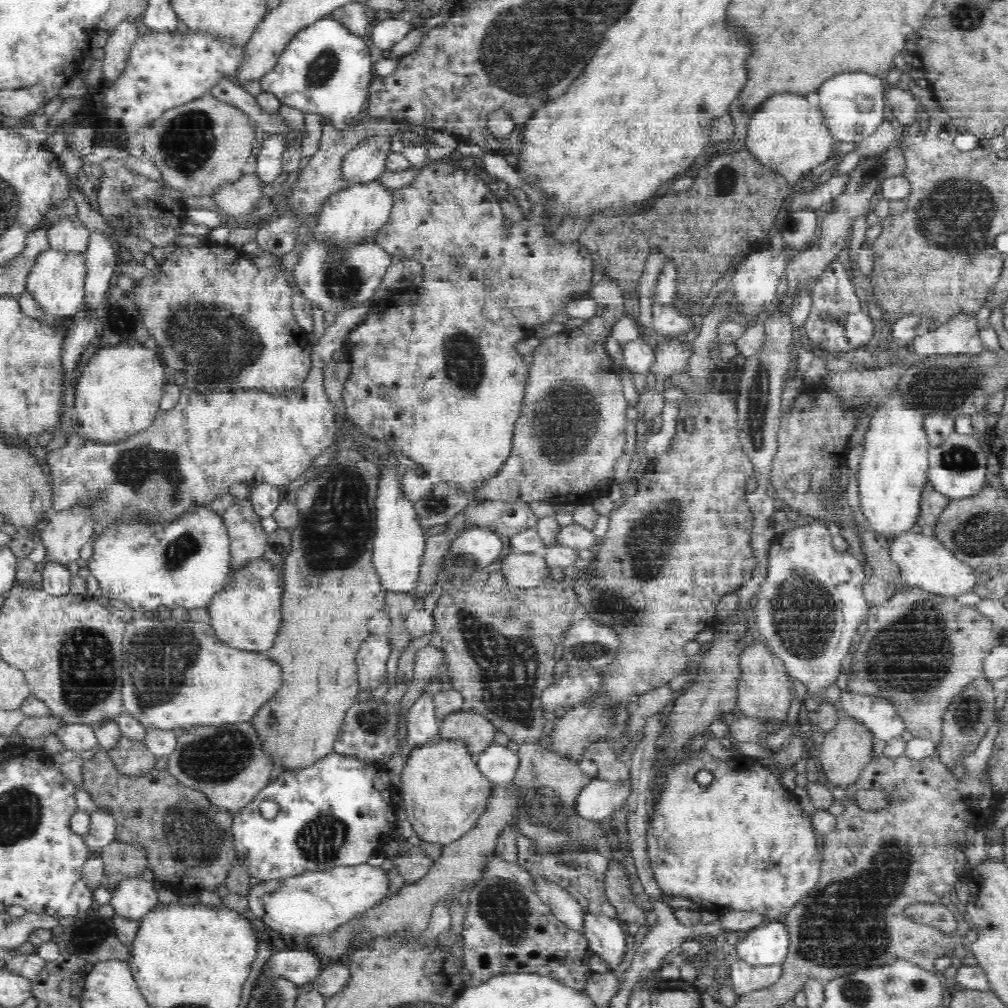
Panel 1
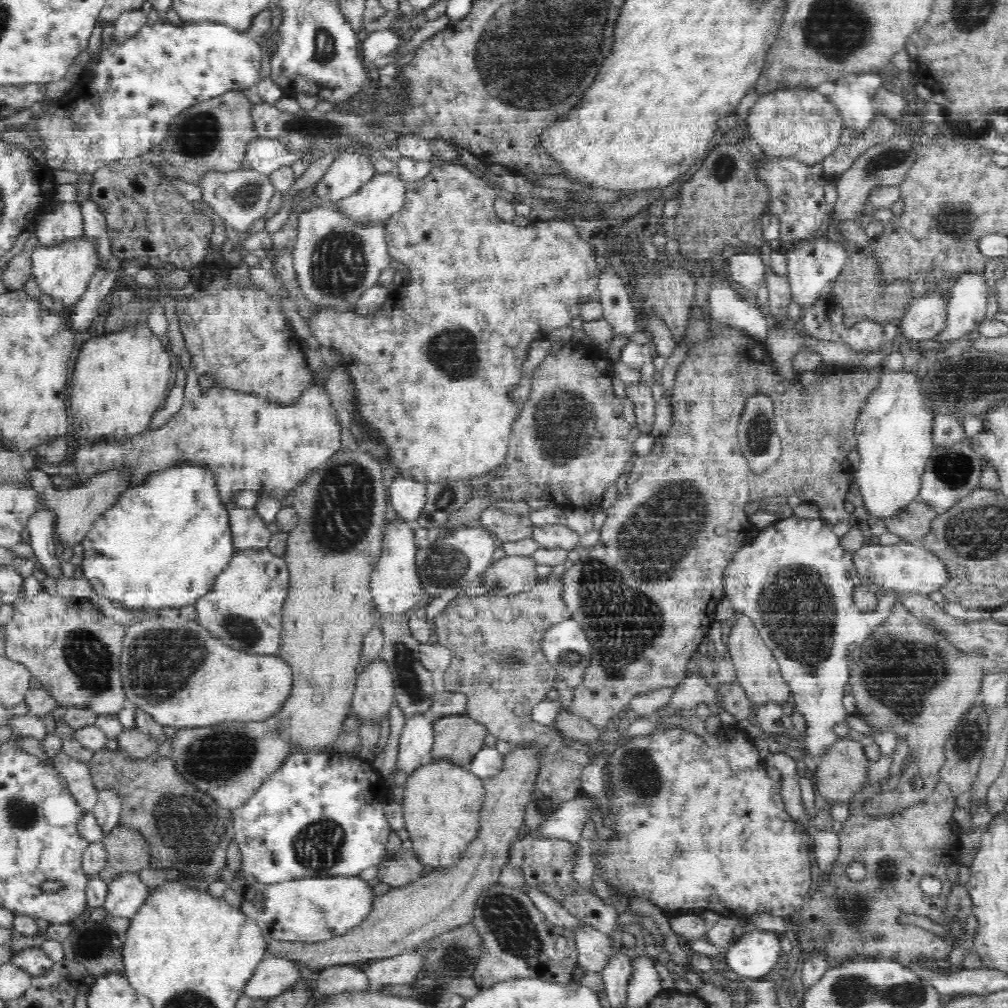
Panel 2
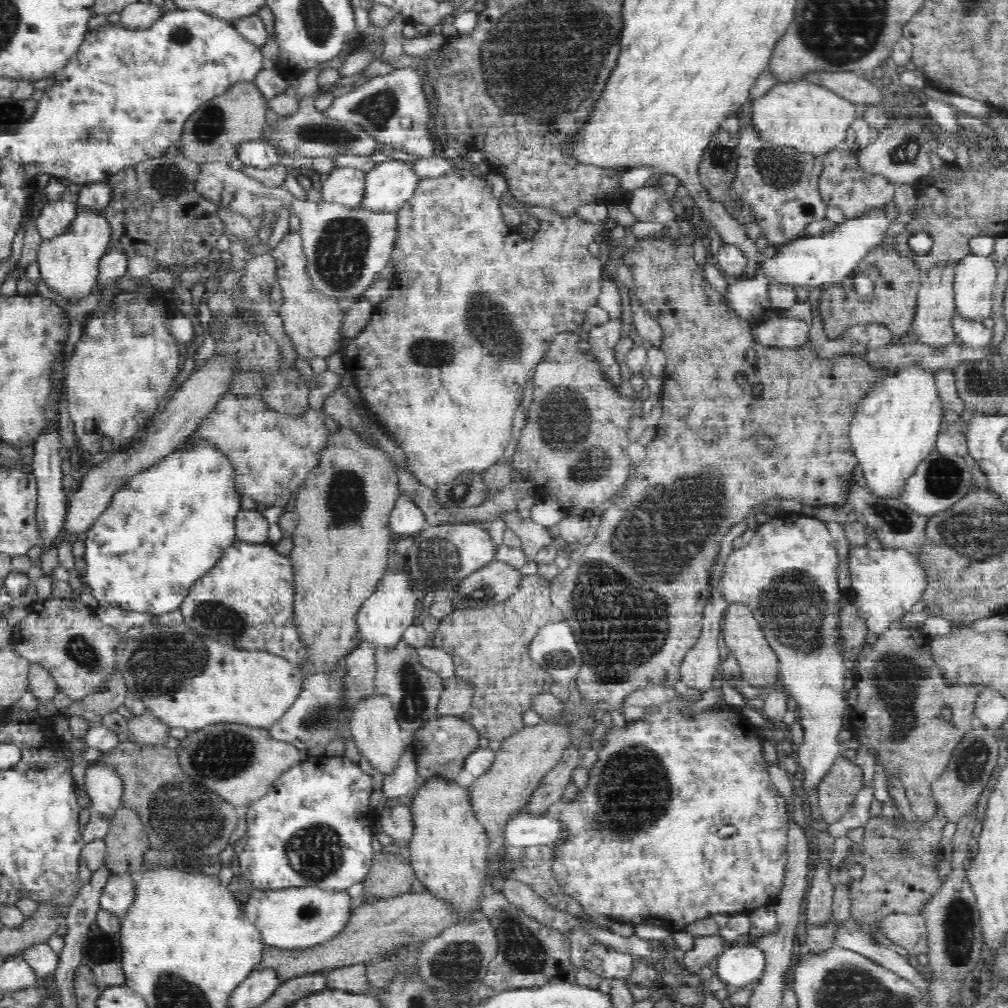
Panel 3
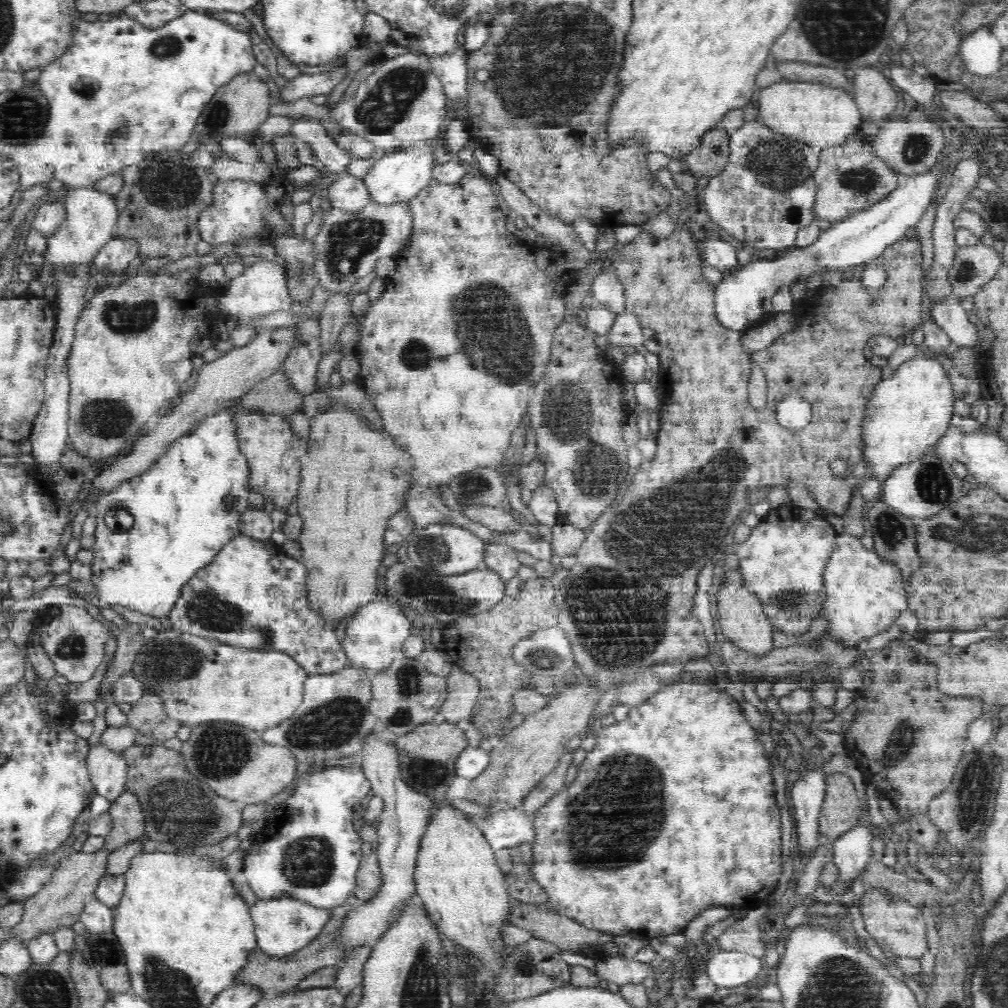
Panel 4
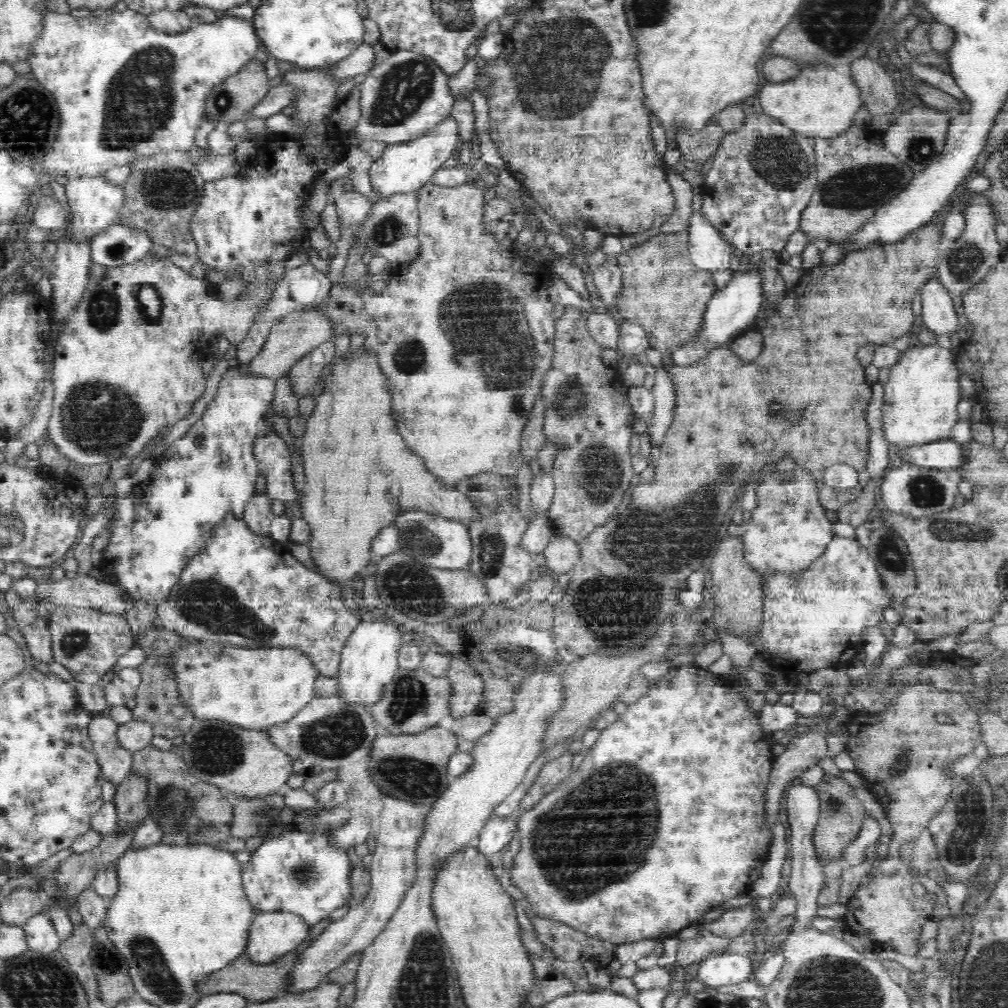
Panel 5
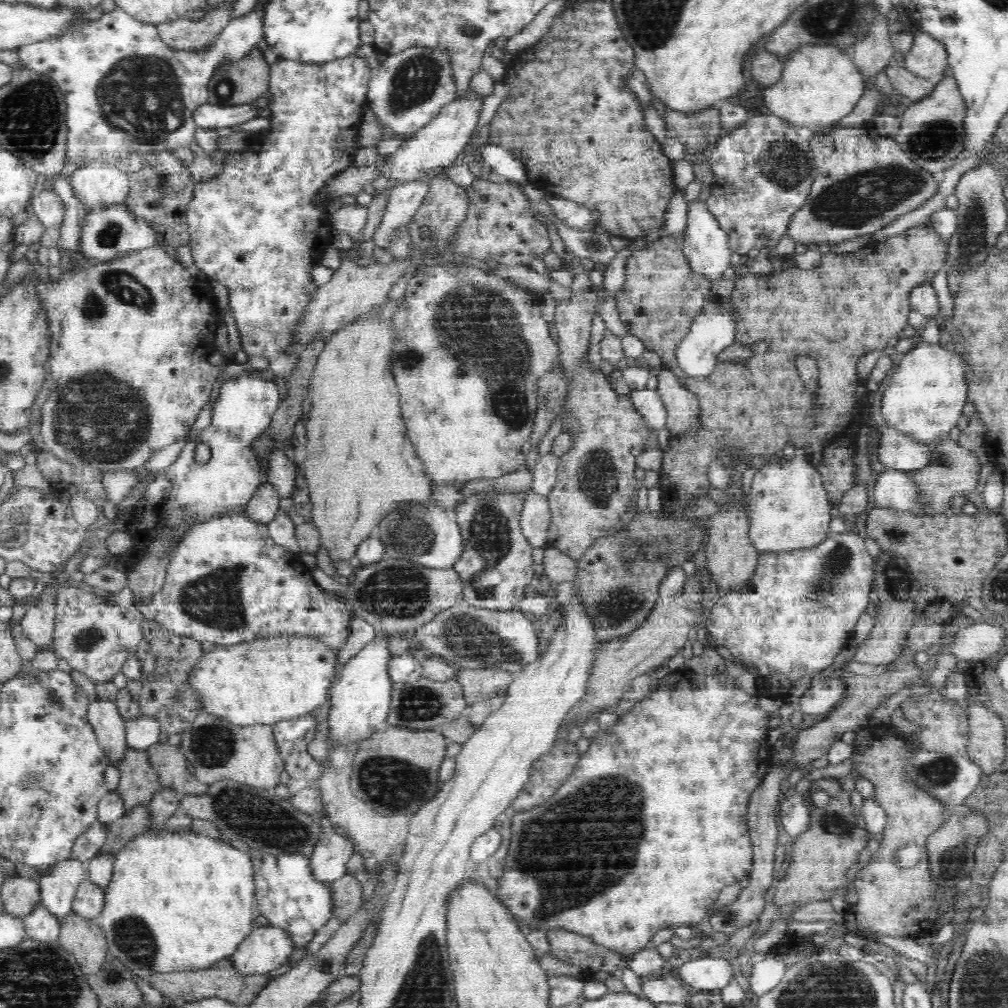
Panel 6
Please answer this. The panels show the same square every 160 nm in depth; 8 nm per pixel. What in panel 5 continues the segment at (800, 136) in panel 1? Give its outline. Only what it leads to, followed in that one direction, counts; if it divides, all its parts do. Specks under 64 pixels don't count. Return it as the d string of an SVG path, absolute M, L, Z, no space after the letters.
M824 63L802 65L799 73L793 79L780 83L769 82L758 94L764 113L771 116L772 119L776 119L791 131L812 138L834 139L844 133L853 126L854 114L863 104L860 90L851 75L840 74L834 69L834 66Z

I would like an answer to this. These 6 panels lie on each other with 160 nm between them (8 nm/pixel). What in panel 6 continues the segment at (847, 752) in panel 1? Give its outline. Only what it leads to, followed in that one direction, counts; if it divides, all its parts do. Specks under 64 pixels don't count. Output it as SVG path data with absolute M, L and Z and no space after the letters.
M818 779L812 782L812 790L824 790L831 796L826 808L816 808L809 803L809 827L793 838L790 865L785 877L775 882L774 904L778 907L786 904L810 904L818 900L830 901L834 890L846 884L846 872L858 863L858 856L867 846L873 846L868 840L868 831L856 819L850 803L850 794L844 791L837 779Z

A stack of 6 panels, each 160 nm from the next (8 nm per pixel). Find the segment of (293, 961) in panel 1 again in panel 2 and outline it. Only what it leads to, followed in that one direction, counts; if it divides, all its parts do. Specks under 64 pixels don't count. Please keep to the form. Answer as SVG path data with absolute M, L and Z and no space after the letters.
M269 957L260 963L248 980L243 995L248 998L276 997L302 980L298 965L284 958Z

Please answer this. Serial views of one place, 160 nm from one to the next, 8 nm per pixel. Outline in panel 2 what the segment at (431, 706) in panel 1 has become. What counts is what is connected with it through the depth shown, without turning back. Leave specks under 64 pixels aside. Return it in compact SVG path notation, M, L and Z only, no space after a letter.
M418 714L408 718L399 738L399 749L395 768L410 776L419 765L428 758L433 747L434 724L428 722L424 715Z

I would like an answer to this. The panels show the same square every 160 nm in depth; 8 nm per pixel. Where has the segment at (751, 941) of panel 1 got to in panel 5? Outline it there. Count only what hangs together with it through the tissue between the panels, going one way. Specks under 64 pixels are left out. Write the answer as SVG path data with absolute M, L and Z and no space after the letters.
M712 953L698 966L697 980L708 987L735 985L752 979L757 962L740 954Z

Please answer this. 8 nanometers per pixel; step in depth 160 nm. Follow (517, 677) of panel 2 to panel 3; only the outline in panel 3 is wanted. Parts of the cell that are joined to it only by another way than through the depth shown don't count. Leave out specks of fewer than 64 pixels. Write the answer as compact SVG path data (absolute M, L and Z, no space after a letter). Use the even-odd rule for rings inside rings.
M534 574L533 576L525 576L522 578L522 582L520 582L520 586L518 586L518 591L514 593L510 598L503 600L501 603L494 605L487 605L486 608L478 608L476 609L462 609L452 611L452 613L446 615L442 620L440 620L438 625L438 630L436 629L436 634L432 634L432 638L440 638L440 640L444 640L444 651L446 651L452 658L453 663L455 664L455 678L461 680L461 682L470 683L471 692L473 692L474 698L472 698L472 704L470 708L463 714L461 717L464 721L469 722L470 725L474 726L482 738L487 738L488 740L499 740L504 741L516 734L518 731L522 731L526 728L524 725L524 720L522 712L518 712L518 700L534 700L536 696L541 695L542 693L548 692L551 685L554 683L553 678L550 676L550 673L545 668L540 668L540 666L536 666L534 664L534 660L529 655L529 646L532 642L532 639L539 633L540 628L542 626L546 626L546 624L550 624L550 622L558 622L558 620L563 619L563 612L560 608L554 606L551 601L551 582L547 579L544 579L542 576L538 574ZM574 746L566 748L558 764L543 776L524 812L544 814L554 803L560 801L564 789L572 780L572 770L581 764L581 758L580 752Z

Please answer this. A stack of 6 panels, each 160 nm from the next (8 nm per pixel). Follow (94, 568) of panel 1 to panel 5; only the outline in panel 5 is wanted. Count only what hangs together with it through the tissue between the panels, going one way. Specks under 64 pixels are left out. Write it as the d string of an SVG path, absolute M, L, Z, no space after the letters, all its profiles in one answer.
M228 370L219 382L215 397L186 436L176 440L162 456L154 459L156 468L146 481L126 498L116 498L115 518L108 526L112 533L110 544L104 552L104 560L100 560L96 568L111 574L114 586L121 594L125 591L132 596L132 602L164 603L189 567L190 560L206 550L206 544L216 536L218 524L229 517L238 521L244 518L246 504L257 494L256 480L260 474L252 444L263 426L262 418L273 404L274 392L274 379L247 377Z

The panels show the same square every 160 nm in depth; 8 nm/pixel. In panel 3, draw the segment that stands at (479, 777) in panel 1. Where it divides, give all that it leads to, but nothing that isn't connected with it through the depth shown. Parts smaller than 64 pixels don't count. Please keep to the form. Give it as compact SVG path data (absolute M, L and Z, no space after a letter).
M434 776L424 780L412 795L411 810L414 830L406 859L415 872L417 886L429 888L430 892L442 899L452 900L461 912L470 914L466 916L466 921L468 921L473 915L481 912L479 905L482 903L485 892L498 887L498 884L483 884L483 876L487 867L488 838L486 829L480 826L481 821L477 819L473 809L469 789L454 779Z

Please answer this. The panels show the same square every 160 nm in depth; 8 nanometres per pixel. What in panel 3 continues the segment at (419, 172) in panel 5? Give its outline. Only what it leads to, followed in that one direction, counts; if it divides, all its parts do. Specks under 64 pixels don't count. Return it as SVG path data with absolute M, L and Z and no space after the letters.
M394 155L365 173L365 190L359 206L374 212L397 212L414 196L421 179L412 167L412 159Z

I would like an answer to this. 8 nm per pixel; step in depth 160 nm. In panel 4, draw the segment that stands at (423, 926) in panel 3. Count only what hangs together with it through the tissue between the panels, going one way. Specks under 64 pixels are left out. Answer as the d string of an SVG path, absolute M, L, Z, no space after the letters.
M320 934L308 947L284 957L270 957L269 954L262 953L262 950L256 948L253 950L249 963L246 963L242 971L238 972L237 980L234 980L232 985L240 983L252 985L261 993L275 990L278 993L286 994L296 990L299 982L306 978L304 974L311 974L322 966L332 967L332 964L338 964L342 958L344 958L344 952L334 944L332 934Z

